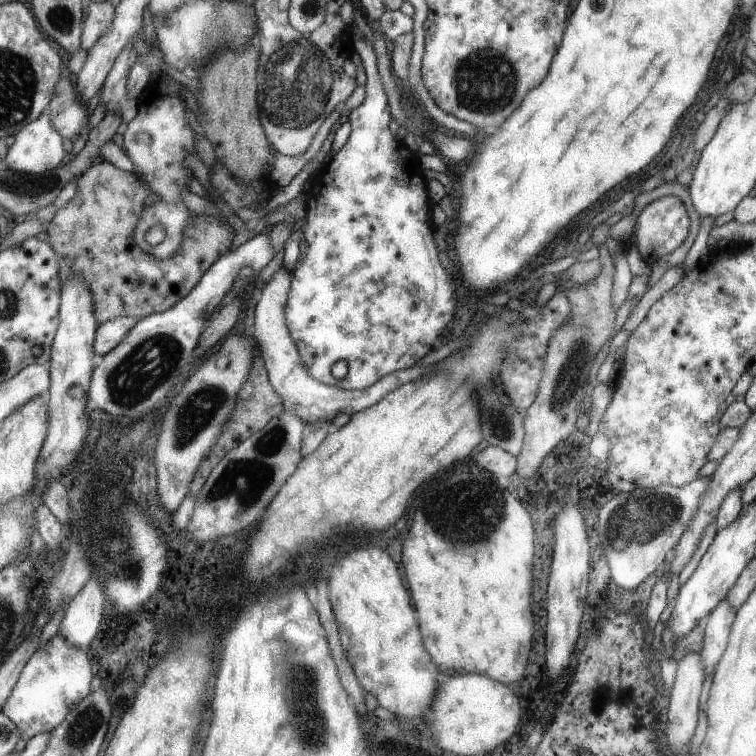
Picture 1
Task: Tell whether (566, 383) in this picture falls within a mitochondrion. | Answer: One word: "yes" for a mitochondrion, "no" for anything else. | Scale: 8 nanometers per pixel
yes

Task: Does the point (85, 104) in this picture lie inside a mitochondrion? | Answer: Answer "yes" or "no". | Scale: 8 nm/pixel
no

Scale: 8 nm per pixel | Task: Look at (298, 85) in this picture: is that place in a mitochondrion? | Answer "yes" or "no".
yes

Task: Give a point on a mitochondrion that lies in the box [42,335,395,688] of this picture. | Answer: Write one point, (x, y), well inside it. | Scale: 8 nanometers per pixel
(104, 516)

